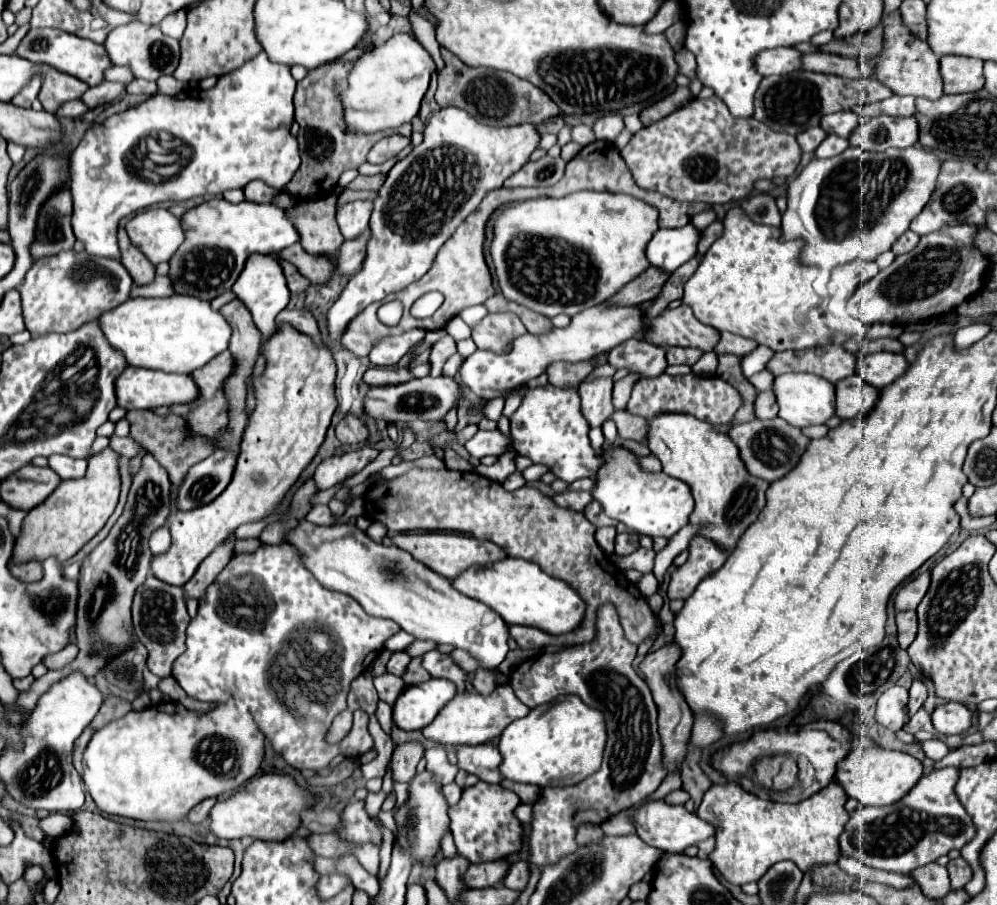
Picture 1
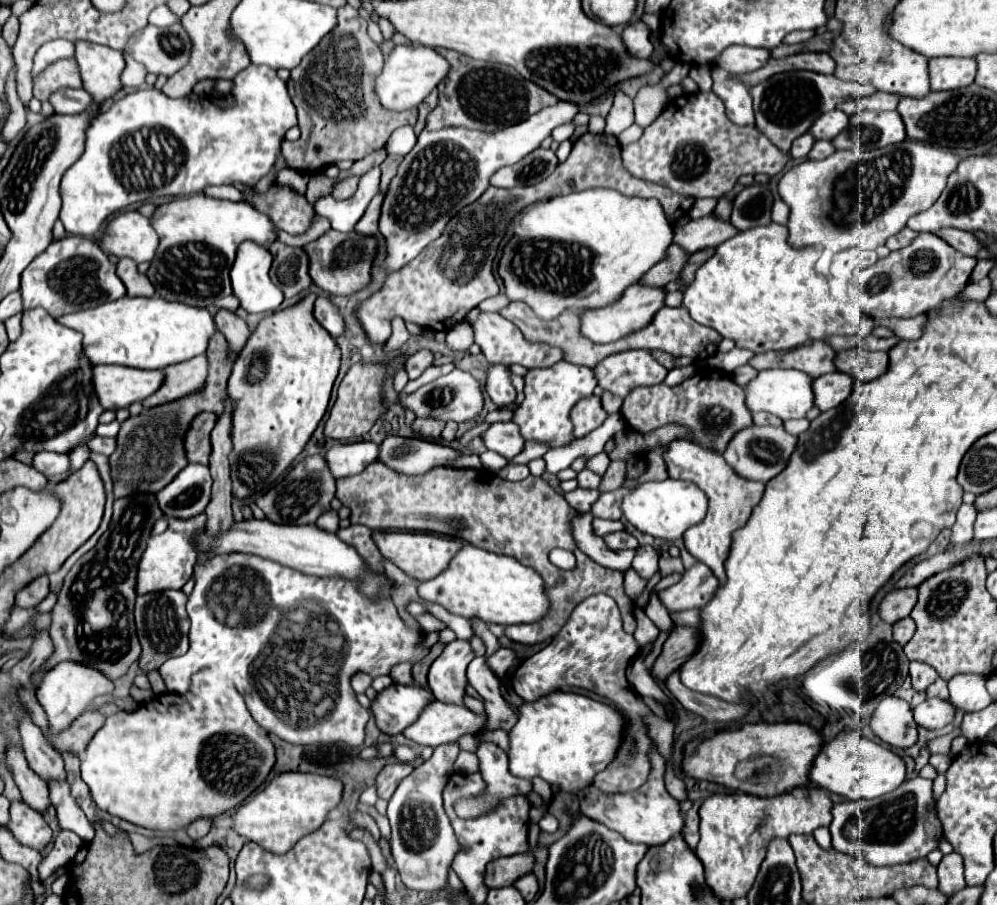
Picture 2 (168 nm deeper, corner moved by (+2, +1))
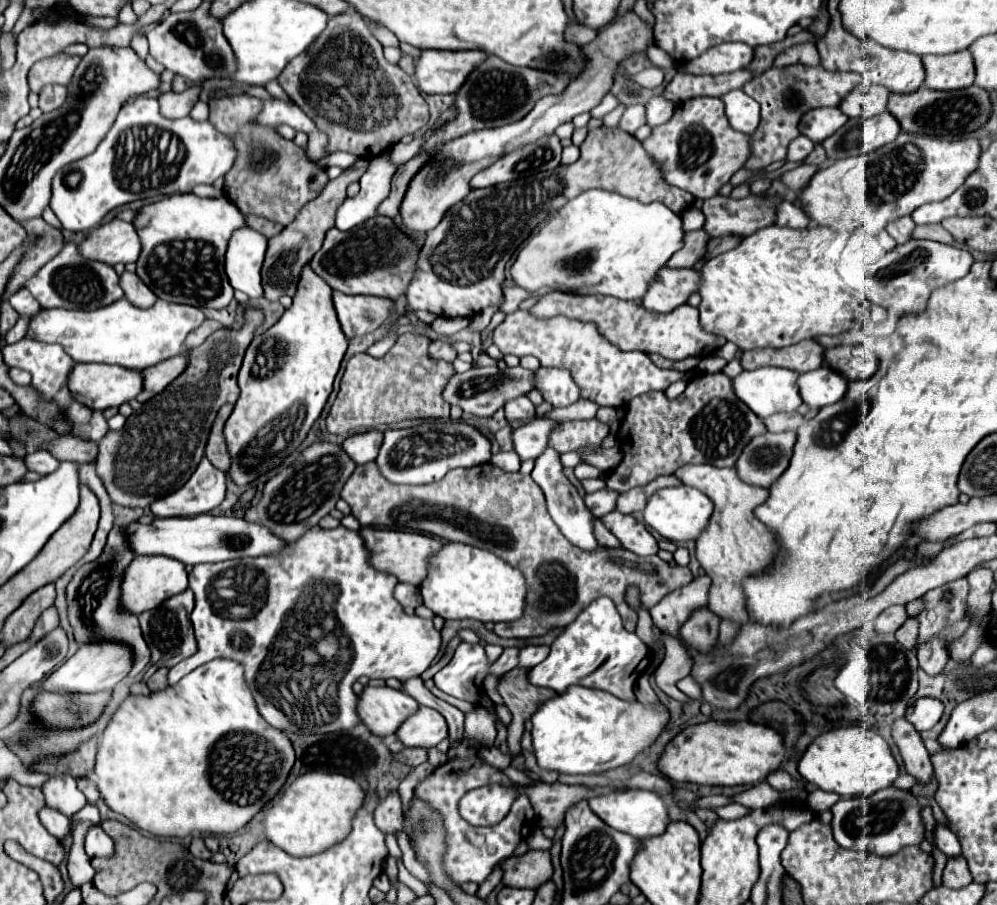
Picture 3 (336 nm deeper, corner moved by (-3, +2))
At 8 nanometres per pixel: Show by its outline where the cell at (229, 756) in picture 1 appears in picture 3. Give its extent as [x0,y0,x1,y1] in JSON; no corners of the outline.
[94,658,294,836]

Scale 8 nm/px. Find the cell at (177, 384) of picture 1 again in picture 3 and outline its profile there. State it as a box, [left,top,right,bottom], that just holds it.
[68,364,142,410]

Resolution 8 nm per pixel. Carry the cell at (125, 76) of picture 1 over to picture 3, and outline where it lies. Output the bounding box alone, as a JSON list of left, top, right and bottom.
[130,34,148,60]

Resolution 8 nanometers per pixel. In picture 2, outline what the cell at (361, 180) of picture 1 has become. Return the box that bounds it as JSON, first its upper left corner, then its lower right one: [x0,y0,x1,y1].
[331,177,359,199]

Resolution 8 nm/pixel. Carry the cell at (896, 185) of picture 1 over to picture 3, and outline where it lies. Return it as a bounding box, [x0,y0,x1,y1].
[796,134,980,234]

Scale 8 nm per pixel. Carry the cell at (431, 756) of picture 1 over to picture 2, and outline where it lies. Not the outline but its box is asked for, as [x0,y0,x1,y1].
[455,751,479,773]

